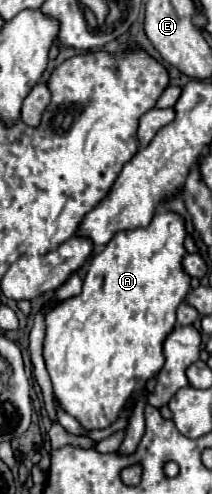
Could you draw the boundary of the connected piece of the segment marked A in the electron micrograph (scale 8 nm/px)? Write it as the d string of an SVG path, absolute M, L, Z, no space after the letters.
M159 211L151 225L149 227L139 227L139 229L129 229L129 231L119 231L107 245L101 253L97 253L91 263L89 263L89 269L87 269L87 275L83 279L83 291L81 295L77 297L71 297L71 299L65 299L63 305L51 309L47 313L47 329L45 329L45 341L43 341L43 359L45 359L45 367L47 367L47 373L51 377L51 383L53 383L53 393L55 393L55 399L59 403L59 407L63 411L67 411L69 415L73 415L85 429L105 429L109 427L111 423L117 421L119 413L125 409L127 405L127 399L137 391L137 389L143 389L145 383L149 379L153 379L163 363L165 363L165 357L161 355L161 347L163 347L163 341L165 337L173 331L175 327L175 311L179 307L179 303L185 299L187 291L189 291L189 275L185 275L185 271L181 271L181 259L185 255L185 247L183 247L183 241L185 241L185 225L183 225L183 219L177 215L177 213L171 213L171 211Z

